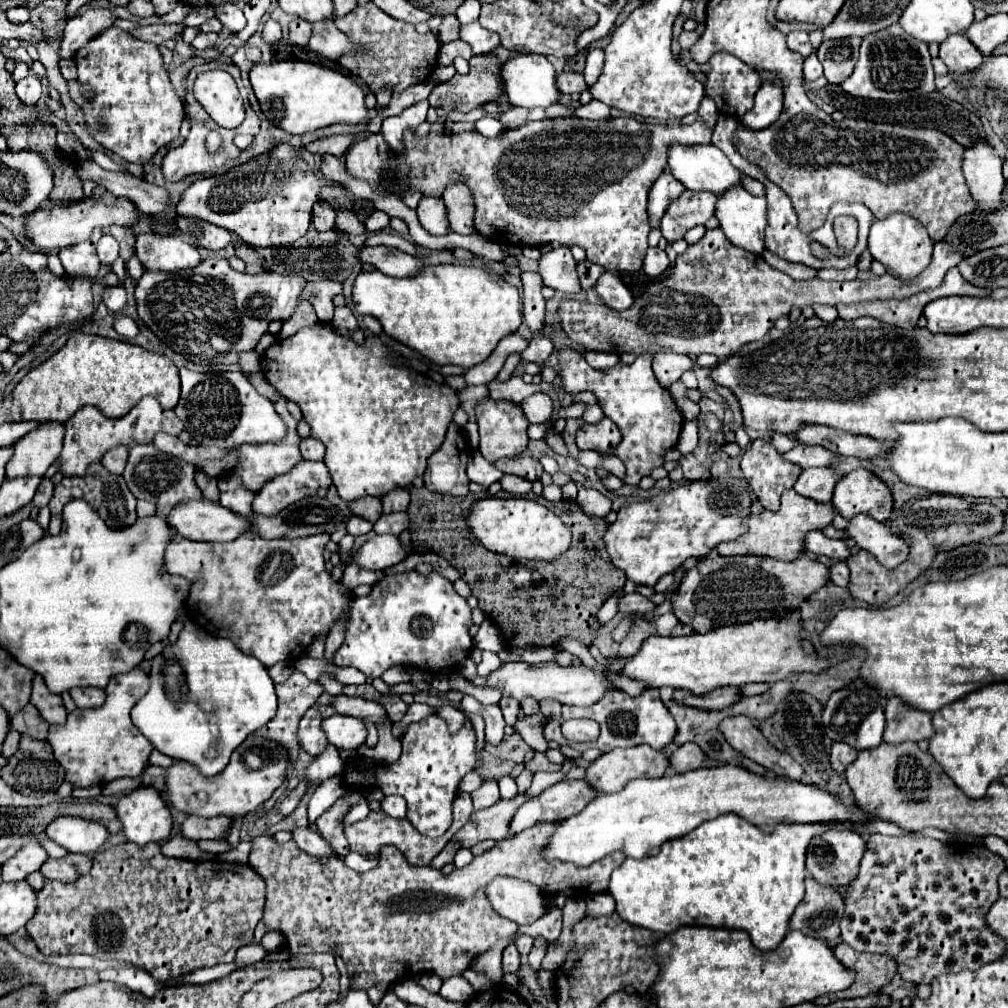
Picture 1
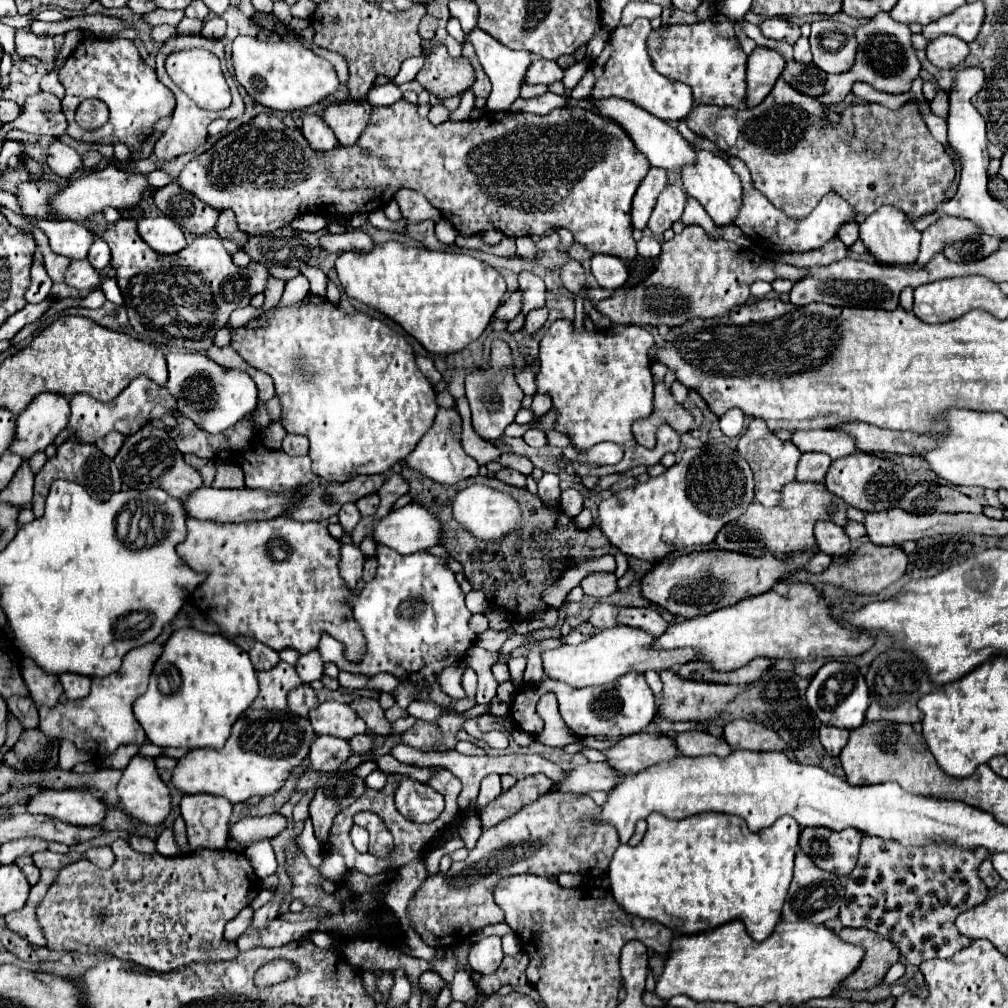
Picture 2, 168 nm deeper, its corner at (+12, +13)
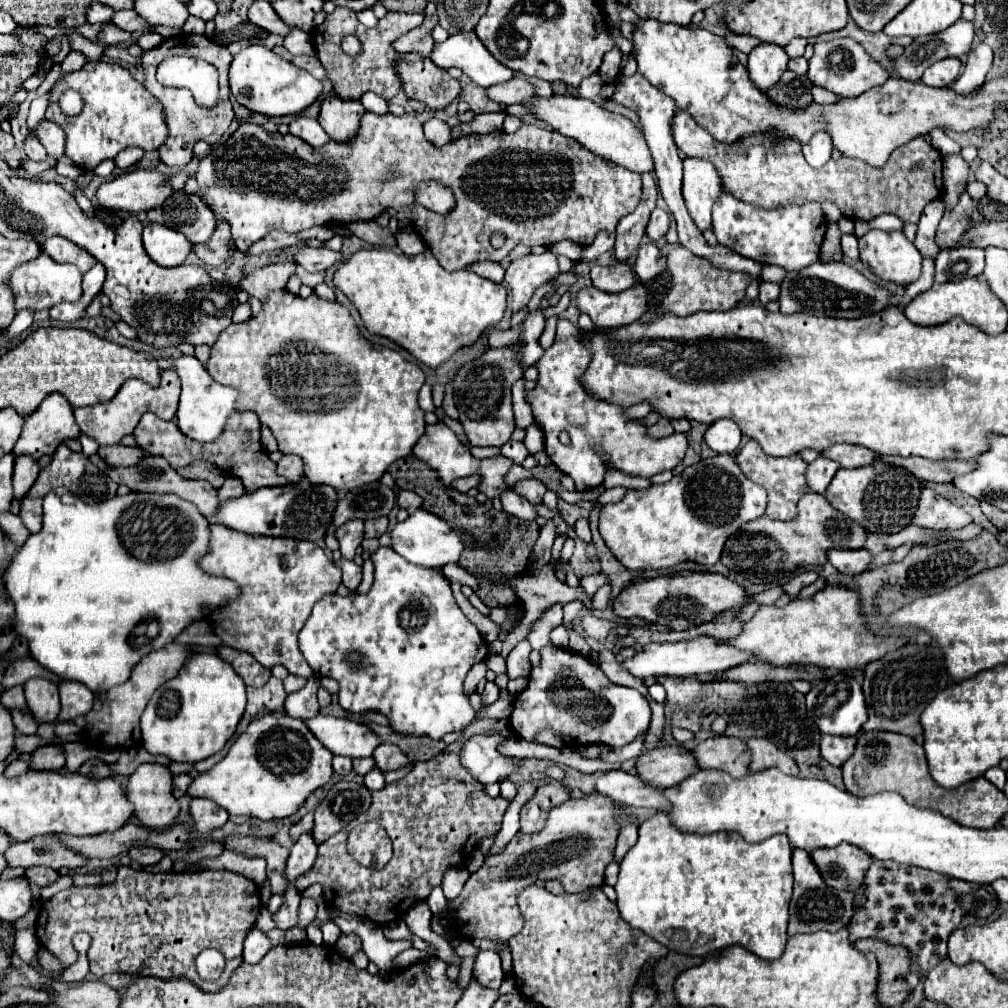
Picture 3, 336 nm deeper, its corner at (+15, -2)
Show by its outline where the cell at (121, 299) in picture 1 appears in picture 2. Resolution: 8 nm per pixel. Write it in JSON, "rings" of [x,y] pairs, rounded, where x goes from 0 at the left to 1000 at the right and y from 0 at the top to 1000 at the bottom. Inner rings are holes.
{"rings":[[[70,258],[64,270],[64,282],[76,288],[92,288],[98,282],[98,272],[90,266],[88,258]]]}

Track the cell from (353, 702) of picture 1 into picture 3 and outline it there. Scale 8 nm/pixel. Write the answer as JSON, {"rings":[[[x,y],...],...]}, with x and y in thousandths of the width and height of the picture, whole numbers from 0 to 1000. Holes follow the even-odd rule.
{"rings":[[[381,735],[373,741],[371,745],[371,755],[373,755],[373,761],[381,767],[381,765],[387,765],[387,763],[397,763],[401,761],[403,757],[407,757],[407,753],[397,745],[397,741]]]}

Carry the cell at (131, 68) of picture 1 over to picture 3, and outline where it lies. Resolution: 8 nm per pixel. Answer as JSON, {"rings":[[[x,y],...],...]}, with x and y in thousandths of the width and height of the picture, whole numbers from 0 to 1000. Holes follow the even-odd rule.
{"rings":[[[105,61],[85,63],[79,70],[67,72],[63,78],[60,78],[56,88],[54,88],[54,94],[52,94],[50,106],[46,110],[46,116],[50,120],[58,122],[65,130],[65,154],[83,170],[93,170],[99,160],[113,158],[117,150],[121,150],[123,146],[129,146],[129,144],[139,144],[143,150],[157,148],[163,142],[165,132],[167,132],[167,124],[165,124],[165,118],[163,118],[163,104],[141,82],[137,82],[125,66],[121,66],[117,63],[105,63]],[[67,88],[73,88],[81,94],[83,106],[81,106],[79,114],[69,116],[60,108],[60,96]]]}

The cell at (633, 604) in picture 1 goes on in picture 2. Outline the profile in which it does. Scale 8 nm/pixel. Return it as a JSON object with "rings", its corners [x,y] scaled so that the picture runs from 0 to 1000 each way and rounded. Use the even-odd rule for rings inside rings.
{"rings":[[[590,567],[576,575],[576,583],[582,591],[600,593],[612,585],[612,573],[610,569],[604,569],[604,567]]]}

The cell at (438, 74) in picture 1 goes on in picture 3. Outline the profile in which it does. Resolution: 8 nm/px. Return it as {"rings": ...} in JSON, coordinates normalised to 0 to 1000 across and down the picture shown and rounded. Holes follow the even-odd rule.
{"rings":[[[452,33],[440,43],[433,43],[429,57],[435,66],[458,68],[470,82],[484,88],[492,82],[500,82],[510,76],[510,70],[500,66],[496,61],[484,55],[482,47],[476,43],[472,33]]]}

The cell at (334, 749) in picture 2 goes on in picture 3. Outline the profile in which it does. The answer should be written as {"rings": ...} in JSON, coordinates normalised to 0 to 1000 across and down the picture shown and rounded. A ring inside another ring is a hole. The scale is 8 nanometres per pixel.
{"rings":[[[331,749],[331,753],[329,753],[329,761],[331,761],[331,767],[333,767],[333,769],[341,771],[341,769],[345,769],[345,767],[349,765],[349,753]]]}

